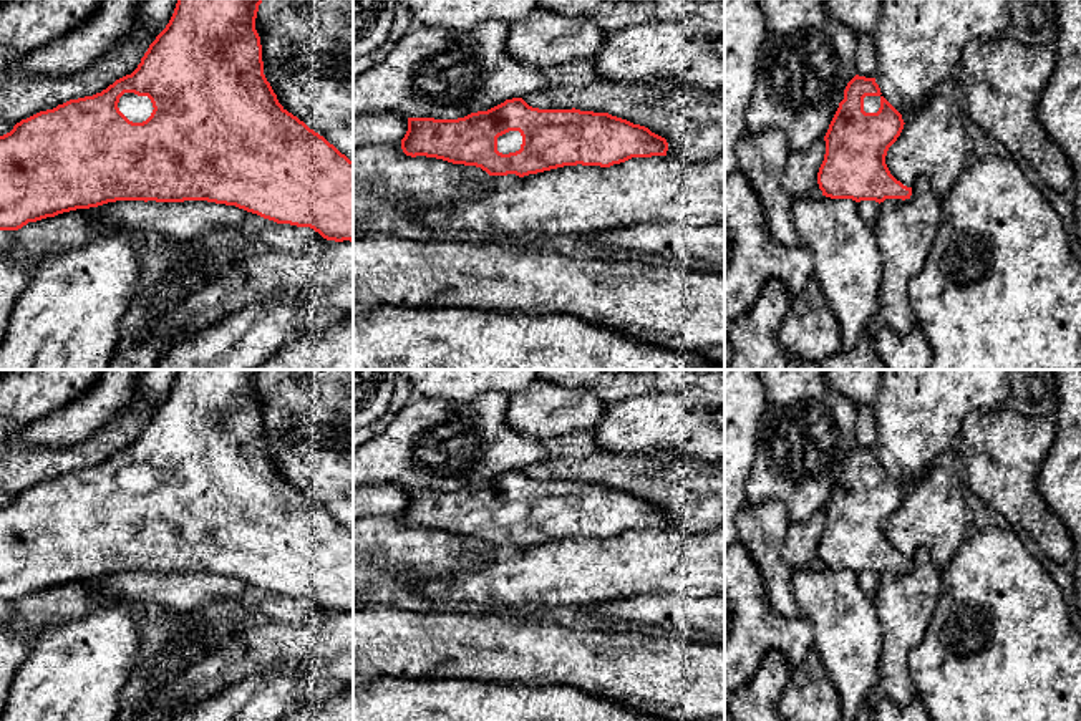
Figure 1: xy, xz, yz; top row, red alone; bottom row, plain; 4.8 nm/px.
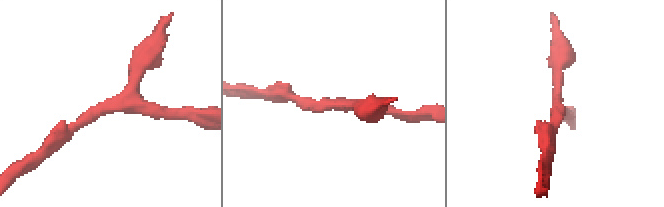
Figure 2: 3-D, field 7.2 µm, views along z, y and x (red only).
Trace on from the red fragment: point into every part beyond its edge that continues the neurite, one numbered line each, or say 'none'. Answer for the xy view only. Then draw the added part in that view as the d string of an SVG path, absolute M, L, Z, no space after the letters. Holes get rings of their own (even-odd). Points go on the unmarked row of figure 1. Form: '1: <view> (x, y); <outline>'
1: xy (136, 479); M124 464L118 474L119 482L133 494L146 492L153 484L153 474L148 467Z

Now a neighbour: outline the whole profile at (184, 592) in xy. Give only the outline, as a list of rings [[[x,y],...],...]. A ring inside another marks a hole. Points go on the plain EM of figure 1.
[[[116,572],[85,580],[85,590],[99,600],[149,600],[179,613],[189,613],[227,597],[240,600],[262,612],[270,622],[284,625],[302,625],[312,617],[327,613],[310,598],[277,595],[235,577],[207,572]]]

